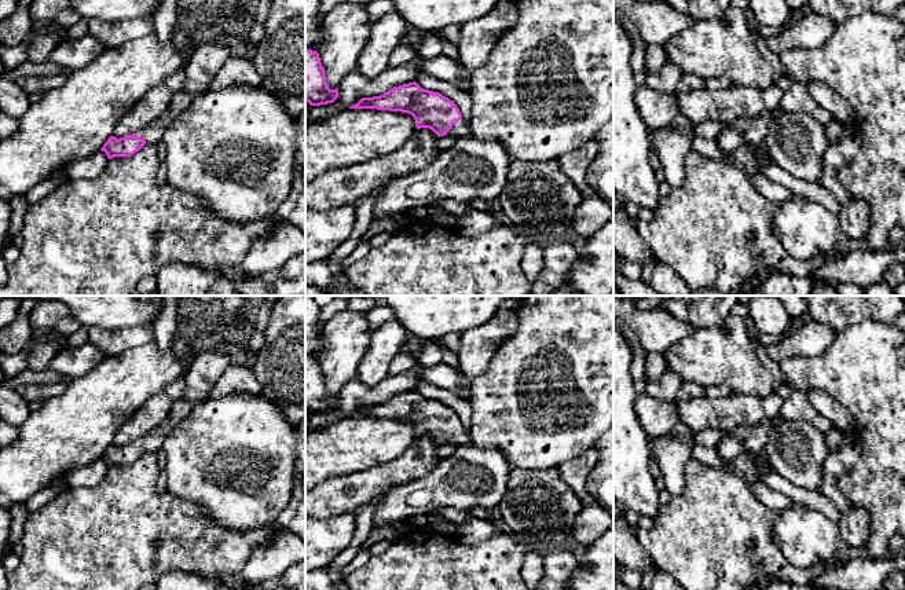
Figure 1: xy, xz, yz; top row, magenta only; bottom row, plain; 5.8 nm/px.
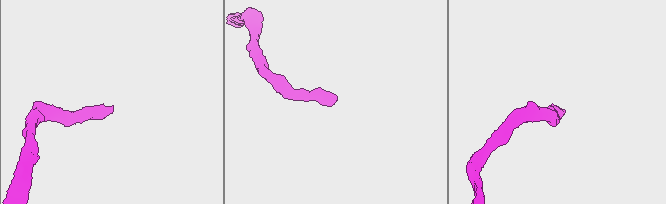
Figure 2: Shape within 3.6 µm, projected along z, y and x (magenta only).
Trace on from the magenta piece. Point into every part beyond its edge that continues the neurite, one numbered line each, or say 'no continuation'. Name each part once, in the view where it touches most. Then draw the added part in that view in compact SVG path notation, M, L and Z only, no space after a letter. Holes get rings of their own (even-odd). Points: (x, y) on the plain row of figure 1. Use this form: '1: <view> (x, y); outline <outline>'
1: xz (461, 438); outline M465 428L457 429L447 441L455 443L458 447L472 446L470 433Z

